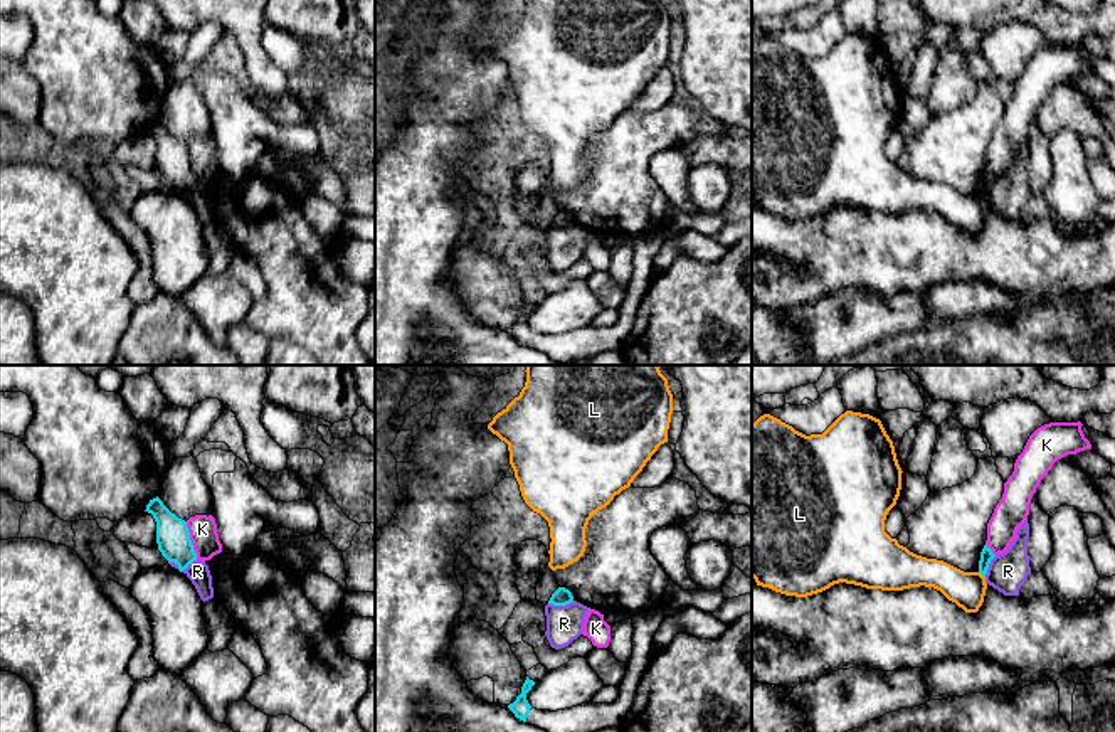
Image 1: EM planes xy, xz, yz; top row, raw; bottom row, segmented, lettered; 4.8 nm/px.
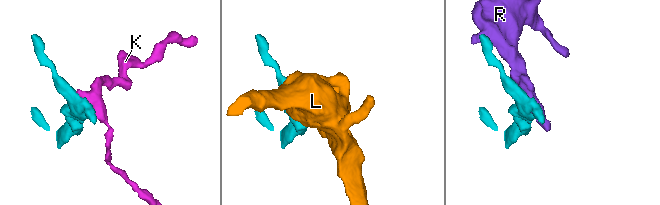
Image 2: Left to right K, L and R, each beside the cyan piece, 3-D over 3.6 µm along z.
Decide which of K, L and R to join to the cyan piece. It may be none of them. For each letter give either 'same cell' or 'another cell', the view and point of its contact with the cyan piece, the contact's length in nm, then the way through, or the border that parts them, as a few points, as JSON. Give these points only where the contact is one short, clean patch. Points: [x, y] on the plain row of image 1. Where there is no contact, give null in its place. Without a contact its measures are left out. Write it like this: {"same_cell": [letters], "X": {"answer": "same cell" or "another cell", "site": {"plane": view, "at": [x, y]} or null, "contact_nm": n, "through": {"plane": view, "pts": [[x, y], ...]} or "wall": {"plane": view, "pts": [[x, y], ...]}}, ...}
{"same_cell": [], "K": {"answer": "another cell", "site": {"plane": "xy", "at": [190, 164]}, "contact_nm": 190, "wall": {"plane": "xy", "pts": [[185, 145], [197, 180]]}}, "L": {"answer": "another cell", "site": {"plane": "yz", "at": [981, 196]}, "contact_nm": 50, "wall": {"plane": "yz", "pts": [[979, 194], [984, 201]]}}, "R": {"answer": "another cell", "site": {"plane": "xz", "at": [560, 228]}, "contact_nm": 130}}

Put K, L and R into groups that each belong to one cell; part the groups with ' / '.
K / L / R

